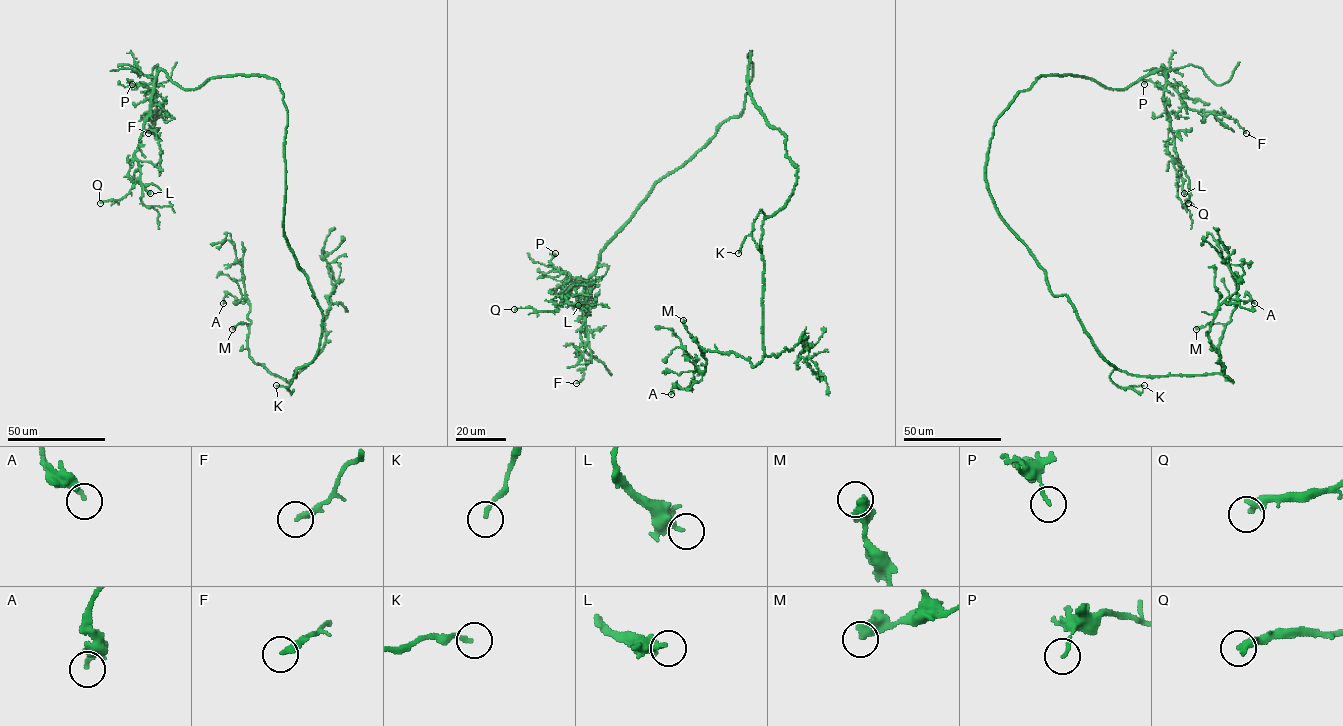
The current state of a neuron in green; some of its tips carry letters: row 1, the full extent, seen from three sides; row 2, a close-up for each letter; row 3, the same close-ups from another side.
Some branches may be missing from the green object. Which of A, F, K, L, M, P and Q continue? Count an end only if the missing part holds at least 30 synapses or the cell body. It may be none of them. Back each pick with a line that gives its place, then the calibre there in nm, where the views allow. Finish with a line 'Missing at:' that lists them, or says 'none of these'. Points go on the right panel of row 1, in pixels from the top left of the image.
Missing at: none of these

